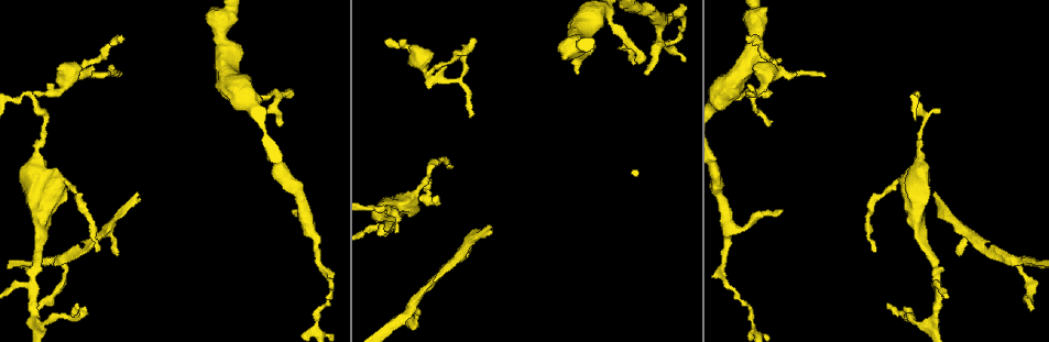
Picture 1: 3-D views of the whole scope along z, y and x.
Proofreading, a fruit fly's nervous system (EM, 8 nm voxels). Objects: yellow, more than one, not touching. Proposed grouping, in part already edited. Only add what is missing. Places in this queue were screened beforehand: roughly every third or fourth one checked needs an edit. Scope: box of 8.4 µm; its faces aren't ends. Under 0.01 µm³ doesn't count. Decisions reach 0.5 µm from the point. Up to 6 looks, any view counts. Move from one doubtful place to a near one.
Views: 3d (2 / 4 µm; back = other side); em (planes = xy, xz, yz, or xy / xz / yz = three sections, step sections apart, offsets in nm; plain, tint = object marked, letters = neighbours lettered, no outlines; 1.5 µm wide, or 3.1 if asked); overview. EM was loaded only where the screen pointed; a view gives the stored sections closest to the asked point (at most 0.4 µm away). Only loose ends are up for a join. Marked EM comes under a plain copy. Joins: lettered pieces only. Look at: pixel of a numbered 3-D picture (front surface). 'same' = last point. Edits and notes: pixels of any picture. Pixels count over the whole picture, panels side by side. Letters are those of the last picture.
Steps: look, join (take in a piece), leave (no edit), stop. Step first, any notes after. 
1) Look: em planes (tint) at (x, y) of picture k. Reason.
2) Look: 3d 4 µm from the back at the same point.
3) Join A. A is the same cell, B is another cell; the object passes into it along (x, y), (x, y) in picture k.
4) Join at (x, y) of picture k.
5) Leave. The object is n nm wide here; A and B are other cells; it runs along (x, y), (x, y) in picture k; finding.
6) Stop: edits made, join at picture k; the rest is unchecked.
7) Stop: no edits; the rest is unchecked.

Look: em planes (letters) at (748, 35) of picture 1. Tapers out.

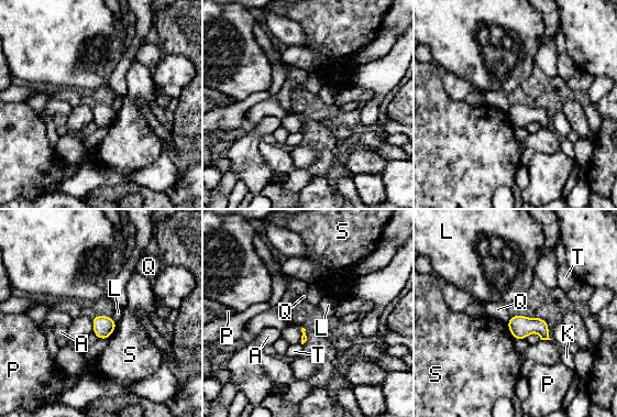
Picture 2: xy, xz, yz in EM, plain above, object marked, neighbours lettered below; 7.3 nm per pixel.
Leave. A, K, L, P, Q, S and T are other cells; no lettered piece goes on from it.

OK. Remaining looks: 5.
Look: 3d 4 µm at (291, 95) of picture 1. Branch stops here.

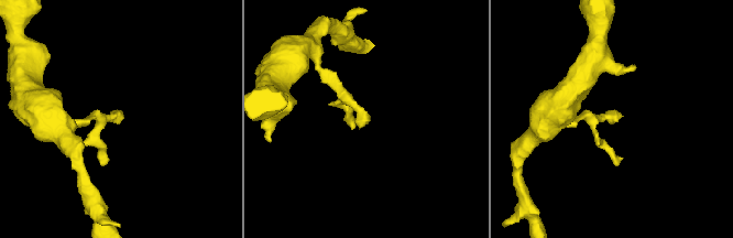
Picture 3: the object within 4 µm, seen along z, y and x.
Look: em xy step 4 (tint) at (122, 119) of picture 3.

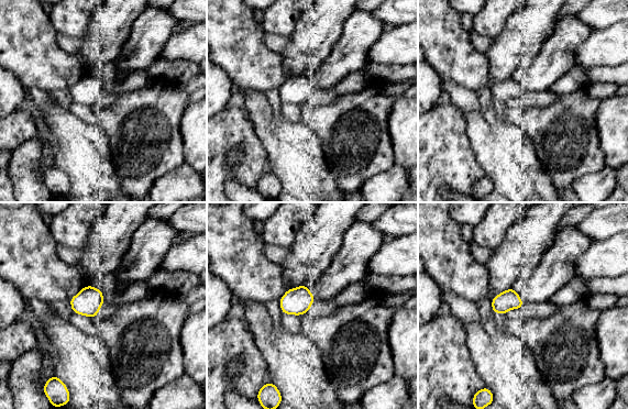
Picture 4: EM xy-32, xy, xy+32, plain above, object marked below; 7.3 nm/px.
Look: em xz step 8 (letters) at the same point. Cut it another way.

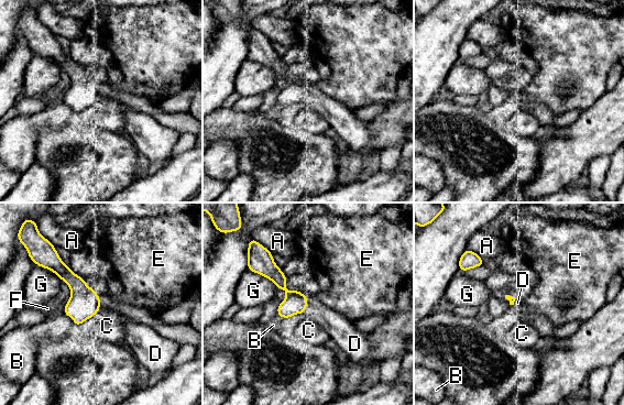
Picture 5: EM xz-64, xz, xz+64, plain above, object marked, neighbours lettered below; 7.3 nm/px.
Join D. D is the same cell, A, B, C, E, F and G are other cells; it goes on there.

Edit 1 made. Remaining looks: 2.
Look: em planes (tint) at (1034, 309) of picture 1.

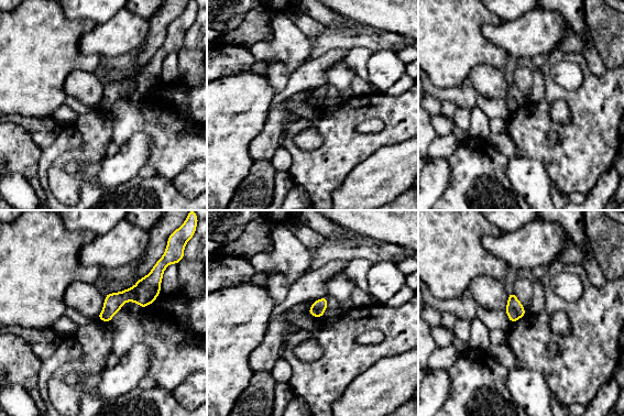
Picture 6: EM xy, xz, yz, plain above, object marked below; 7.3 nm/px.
Look: em planes (letters) at the same point.

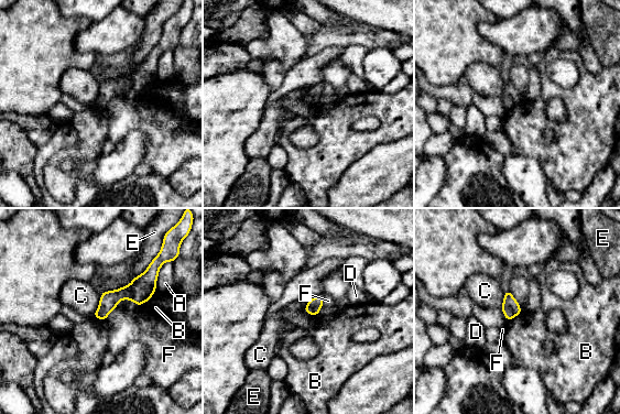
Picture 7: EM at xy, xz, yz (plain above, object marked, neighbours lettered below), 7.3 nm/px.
Leave. The longest contact is with B, 180 nm; A, B, C, D, E and F are other cells; none of them fits.

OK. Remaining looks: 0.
Stop: edits made, join at picture 5; the rest is unchecked.

